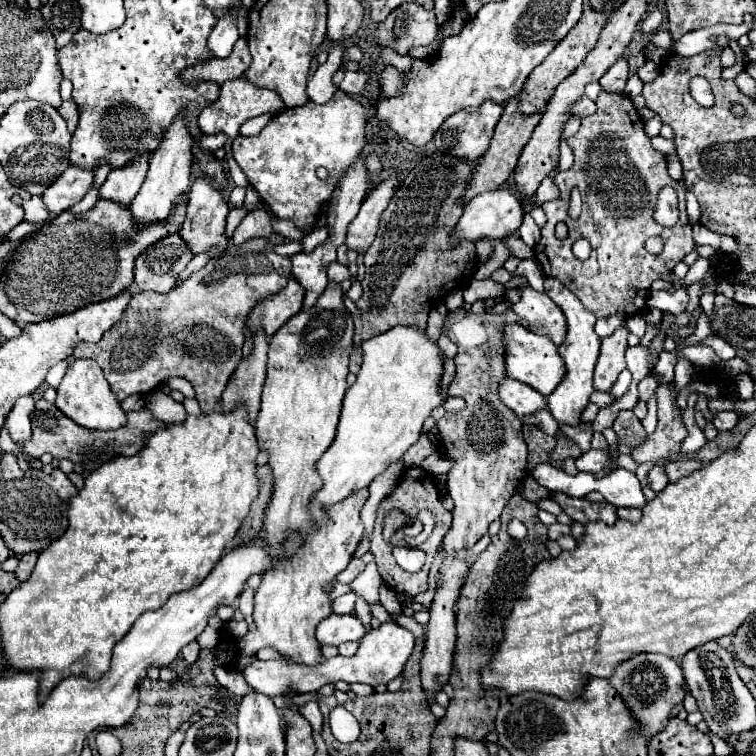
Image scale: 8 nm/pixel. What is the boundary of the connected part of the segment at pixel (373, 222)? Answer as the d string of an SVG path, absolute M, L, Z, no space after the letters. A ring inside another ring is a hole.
M391 173L387 179L383 179L373 191L371 195L363 201L357 217L351 221L349 231L347 231L347 241L345 245L349 249L355 251L367 251L369 245L373 243L375 235L377 235L377 225L379 225L379 217L383 213L383 209L389 205L391 197L397 191L397 183L399 177L397 173Z

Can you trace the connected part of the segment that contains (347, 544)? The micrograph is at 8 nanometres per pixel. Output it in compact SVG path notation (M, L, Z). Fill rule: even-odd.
M361 489L341 503L329 507L329 523L317 531L309 531L307 543L285 565L265 571L263 583L255 591L255 630L237 642L239 658L250 657L250 654L263 647L273 647L289 663L301 663L309 667L319 665L323 653L319 641L315 639L315 627L333 613L331 591L337 583L337 575L347 567L357 543L363 537L359 511L367 497L369 491Z

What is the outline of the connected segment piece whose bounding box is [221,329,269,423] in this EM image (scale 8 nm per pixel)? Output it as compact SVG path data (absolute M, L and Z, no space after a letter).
M259 329L253 335L253 349L247 357L243 357L231 375L223 395L221 395L221 407L223 411L231 411L235 403L245 403L249 411L251 423L255 423L259 413L259 401L261 401L261 389L265 383L265 365L267 365L267 349L269 339Z

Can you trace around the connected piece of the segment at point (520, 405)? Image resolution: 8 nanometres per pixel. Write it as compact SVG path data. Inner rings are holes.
M515 379L501 381L499 397L519 417L533 415L545 407L545 397L539 391L531 389L529 385L525 385L521 381L515 381Z

